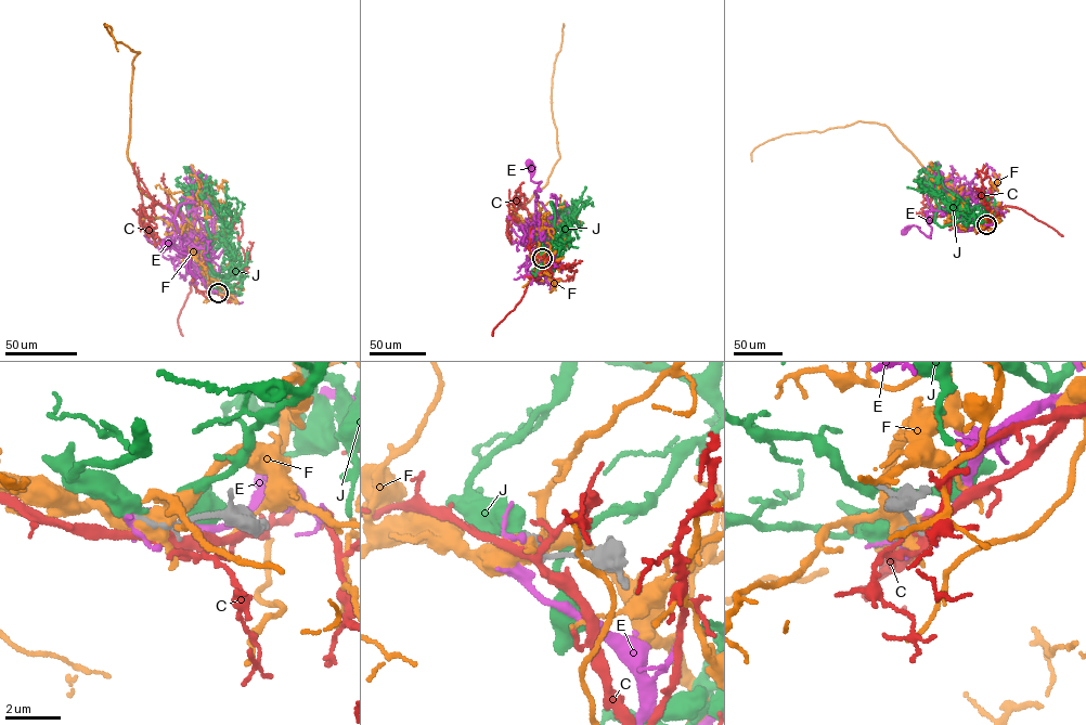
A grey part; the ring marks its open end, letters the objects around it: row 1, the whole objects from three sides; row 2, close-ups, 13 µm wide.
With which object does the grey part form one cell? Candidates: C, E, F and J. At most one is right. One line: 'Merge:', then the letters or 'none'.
Merge: none

